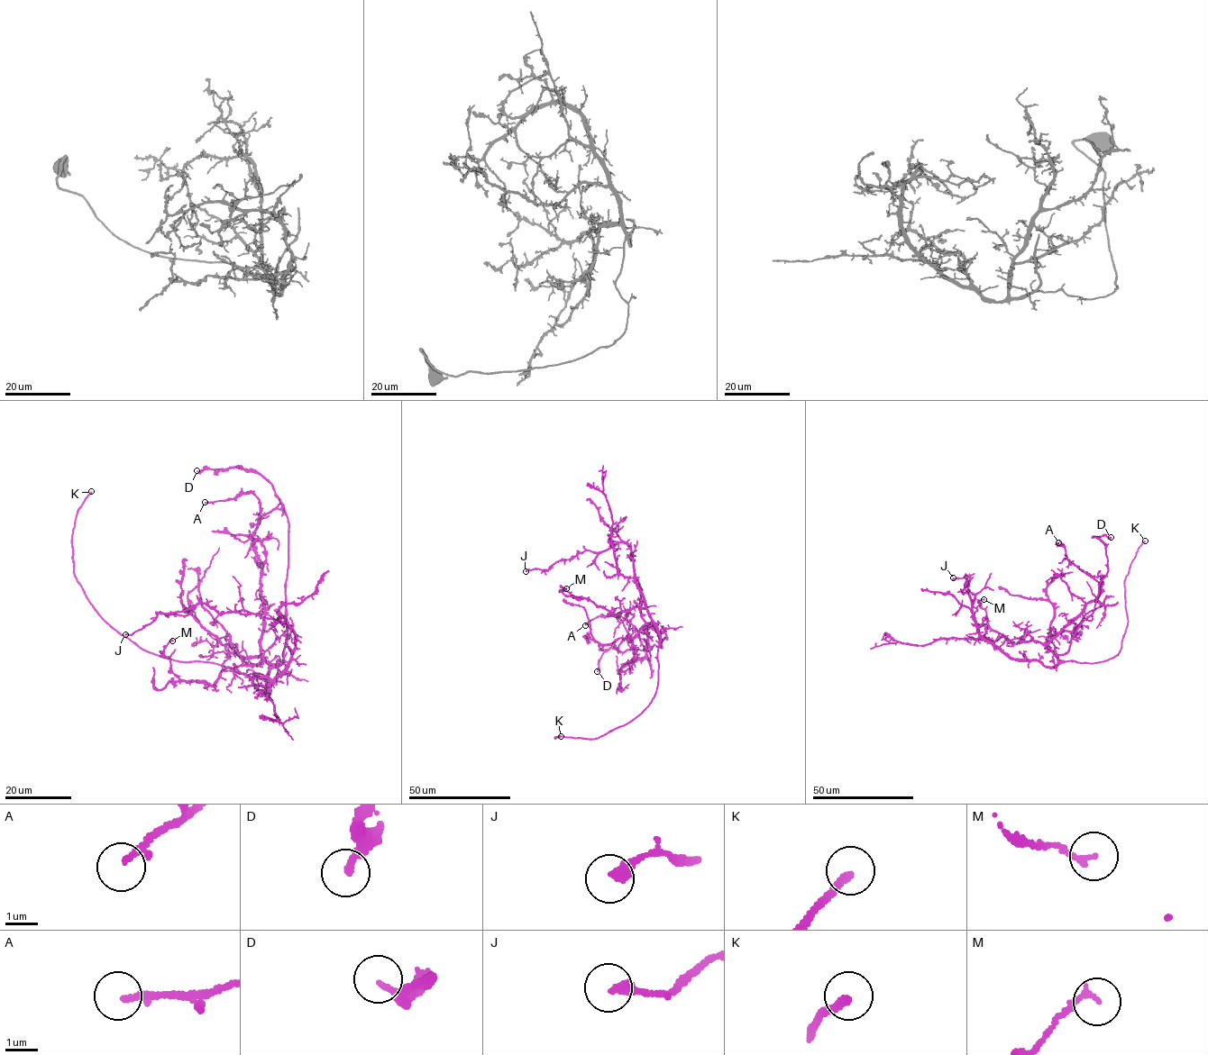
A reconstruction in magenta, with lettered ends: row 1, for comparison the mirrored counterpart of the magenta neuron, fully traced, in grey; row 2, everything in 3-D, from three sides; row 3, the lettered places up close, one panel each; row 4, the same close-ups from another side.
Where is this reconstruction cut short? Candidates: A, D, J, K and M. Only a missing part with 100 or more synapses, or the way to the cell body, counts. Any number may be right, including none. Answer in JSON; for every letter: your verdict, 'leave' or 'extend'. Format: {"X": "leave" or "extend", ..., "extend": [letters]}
{"A": "leave", "D": "leave", "J": "leave", "K": "extend", "M": "leave", "extend": ["K"]}

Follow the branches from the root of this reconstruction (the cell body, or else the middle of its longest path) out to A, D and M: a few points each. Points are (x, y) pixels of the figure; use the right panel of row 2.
A: (1054, 666), (1057, 658), (1048, 647), (1048, 641), (1094, 599), (1100, 588), (1099, 583), (1067, 559), (1058, 542)
D: (1054, 666), (1093, 611), (1098, 584), (1108, 570), (1106, 545), (1096, 537), (1111, 537)
M: (1054, 666), (1056, 657), (1043, 644), (1020, 637), (1013, 643), (990, 627), (985, 611), (978, 602), (983, 599)

